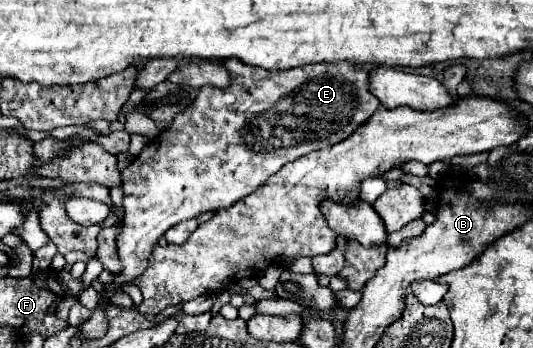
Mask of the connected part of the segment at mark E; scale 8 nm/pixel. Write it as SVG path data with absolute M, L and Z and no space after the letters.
M228 58L224 68L230 74L230 86L200 88L196 100L186 110L176 114L172 126L162 132L160 138L148 142L140 156L136 156L134 162L122 172L124 220L122 234L118 238L118 254L124 270L122 274L116 274L118 282L132 282L144 272L152 244L156 244L170 226L188 218L196 218L206 210L232 206L262 186L284 164L346 140L380 106L378 98L368 90L368 72L356 68L350 62L308 64L292 70L264 70L244 66L238 58Z

